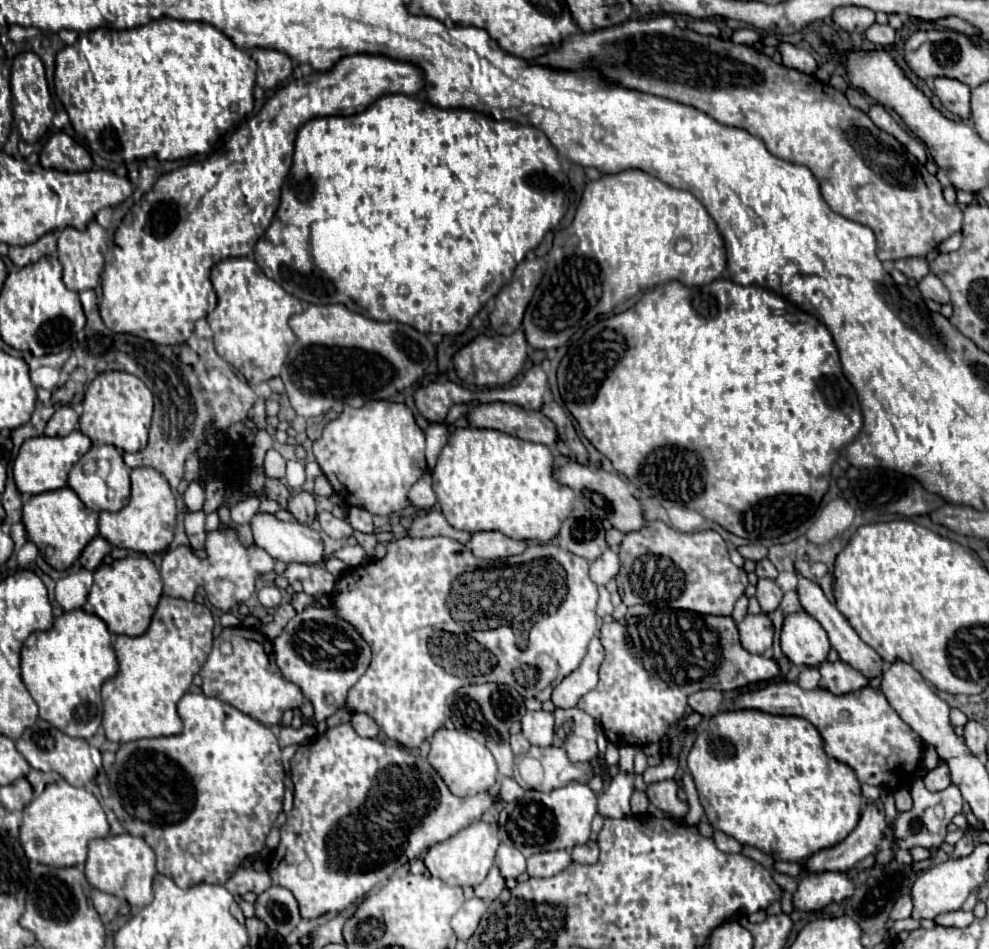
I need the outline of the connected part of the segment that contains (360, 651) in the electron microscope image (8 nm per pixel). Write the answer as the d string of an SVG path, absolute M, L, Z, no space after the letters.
M309 606L307 610L299 612L273 640L273 650L283 676L295 682L303 690L303 696L313 702L317 722L325 722L347 704L349 688L357 684L371 664L369 644L363 640L357 628L353 628L353 624L337 614L337 608L333 606Z

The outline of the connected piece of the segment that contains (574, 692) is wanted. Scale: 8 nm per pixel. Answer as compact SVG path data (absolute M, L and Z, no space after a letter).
M593 638L589 642L589 652L585 660L581 662L581 666L553 688L551 700L557 708L575 708L579 698L597 686L599 666L601 666L603 656L605 652L599 638Z

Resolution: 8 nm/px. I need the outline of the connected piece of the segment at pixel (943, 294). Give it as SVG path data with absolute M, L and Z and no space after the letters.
M927 274L919 282L919 290L921 290L921 296L925 300L935 300L939 304L947 304L949 302L949 290L943 286L943 282L935 274Z

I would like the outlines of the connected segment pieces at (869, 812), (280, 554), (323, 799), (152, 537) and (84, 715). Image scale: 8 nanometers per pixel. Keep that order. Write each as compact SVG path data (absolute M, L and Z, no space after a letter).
M867 804L863 808L861 820L855 826L855 830L833 848L825 848L811 858L807 858L803 864L809 868L809 872L841 872L853 868L859 860L875 854L881 838L885 836L889 824L875 804Z
M255 514L251 520L251 530L255 544L263 548L271 558L281 562L301 562L307 566L323 568L325 566L325 548L323 540L317 530L311 530L309 526L297 524L297 522L281 522L273 514Z
M349 722L329 728L325 734L317 736L317 740L299 746L291 758L291 776L295 784L295 804L287 814L287 822L281 826L281 844L267 872L273 884L293 892L305 920L315 920L331 912L345 912L373 886L385 882L395 870L405 868L423 848L427 850L435 842L451 838L495 804L489 792L471 798L453 796L425 758L409 752L397 742L363 738Z
M135 468L131 472L129 504L119 512L101 512L99 534L117 548L155 554L155 552L163 552L171 544L175 522L177 522L177 508L167 480L153 468Z
M83 610L63 612L47 632L33 632L21 650L21 678L39 706L39 716L67 736L93 738L101 726L101 686L117 674L117 656L107 624Z

